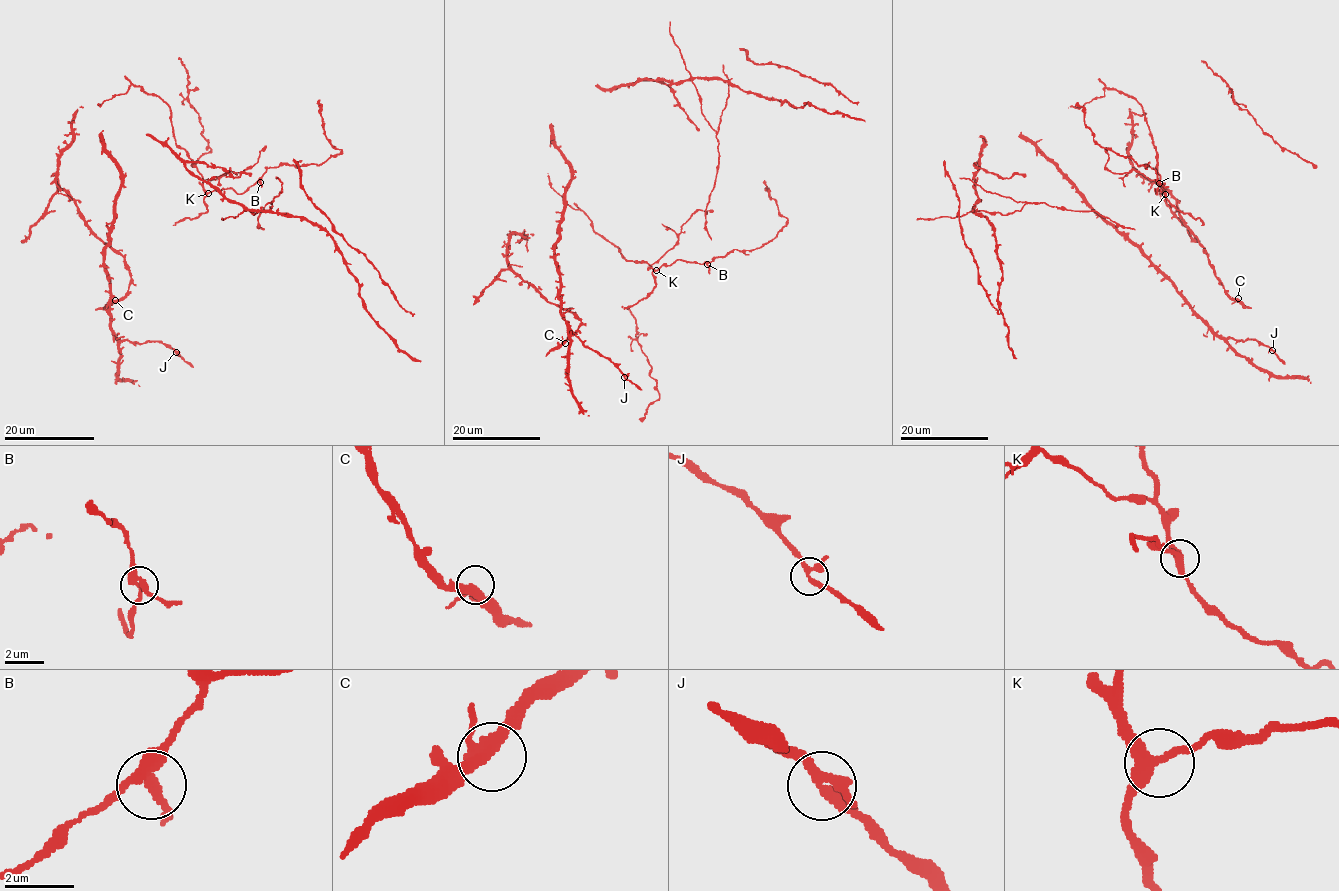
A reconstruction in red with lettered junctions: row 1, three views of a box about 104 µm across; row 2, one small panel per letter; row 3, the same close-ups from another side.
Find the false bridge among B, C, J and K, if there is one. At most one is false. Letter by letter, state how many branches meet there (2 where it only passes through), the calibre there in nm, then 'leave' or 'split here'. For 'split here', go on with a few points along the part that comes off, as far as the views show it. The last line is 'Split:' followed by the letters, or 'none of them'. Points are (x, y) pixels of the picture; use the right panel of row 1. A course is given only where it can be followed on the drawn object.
B: 3 | 280 nm | leave
C: 3 | 360 nm | leave
J: 3 | 280 nm | leave
K: 3 | 320 nm | leave
Split: none of them

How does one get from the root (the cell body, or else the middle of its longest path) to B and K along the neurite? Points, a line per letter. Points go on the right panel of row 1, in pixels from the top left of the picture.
B: (1130, 96), (1143, 111), (1155, 146), (1156, 173), (1165, 193), (1159, 189), (1154, 191), (1156, 194), (1159, 183)
K: (1130, 96), (1143, 111), (1155, 146), (1156, 173), (1165, 194)

